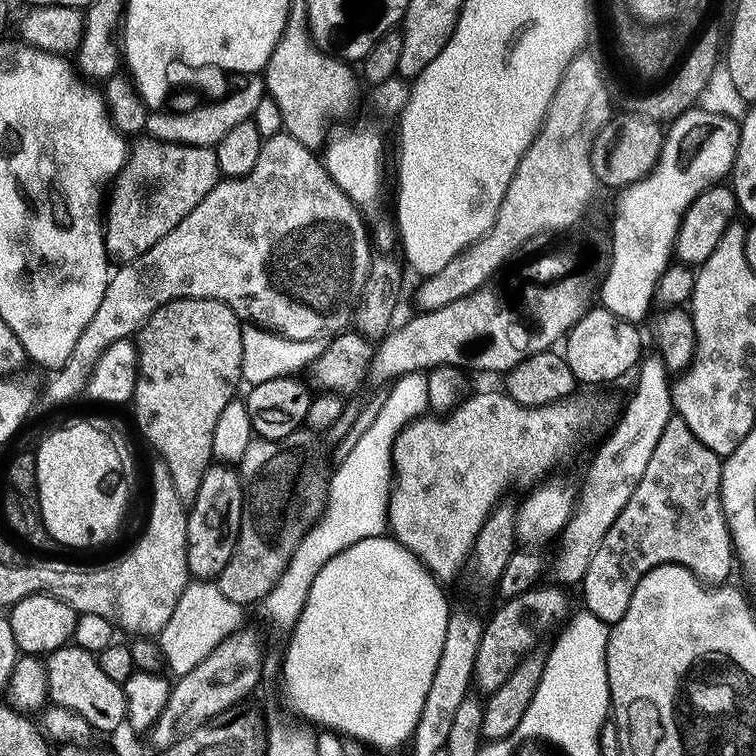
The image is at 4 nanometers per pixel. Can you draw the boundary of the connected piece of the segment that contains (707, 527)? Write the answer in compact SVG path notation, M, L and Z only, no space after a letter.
M673 414L666 422L666 428L654 447L634 494L606 532L585 572L582 589L584 588L583 607L587 612L594 614L606 625L617 624L626 614L626 606L630 606L633 588L638 586L646 573L663 564L682 566L709 586L720 586L727 581L724 579L731 574L732 564L734 568L734 549L720 501L721 467L722 457L714 454L714 450L702 446L702 442L694 438L690 426L686 426L680 416Z

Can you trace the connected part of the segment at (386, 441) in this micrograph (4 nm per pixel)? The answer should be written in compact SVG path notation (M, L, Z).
M411 372L400 376L392 382L387 392L388 396L383 397L374 423L362 434L348 456L337 463L338 468L332 478L329 477L328 498L321 519L303 536L282 578L262 602L262 609L276 628L284 626L290 630L295 627L318 571L335 554L340 554L363 538L378 537L387 531L388 501L394 483L393 444L405 425L423 417L429 409L427 375Z

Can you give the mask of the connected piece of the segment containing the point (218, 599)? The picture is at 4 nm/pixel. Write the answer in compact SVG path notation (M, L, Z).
M189 581L184 588L174 613L158 633L161 655L167 669L182 677L206 658L228 636L241 629L243 607L230 601L211 581Z

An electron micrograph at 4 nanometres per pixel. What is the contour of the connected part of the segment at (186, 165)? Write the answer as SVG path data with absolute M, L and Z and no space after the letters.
M140 138L137 144L131 145L128 153L128 161L116 177L110 188L110 199L106 204L106 227L104 230L104 249L108 251L109 257L116 262L127 262L138 258L154 242L166 238L206 194L215 186L217 180L221 179L218 170L218 158L211 148L199 148L198 146L186 146L185 144L166 144L155 138Z

